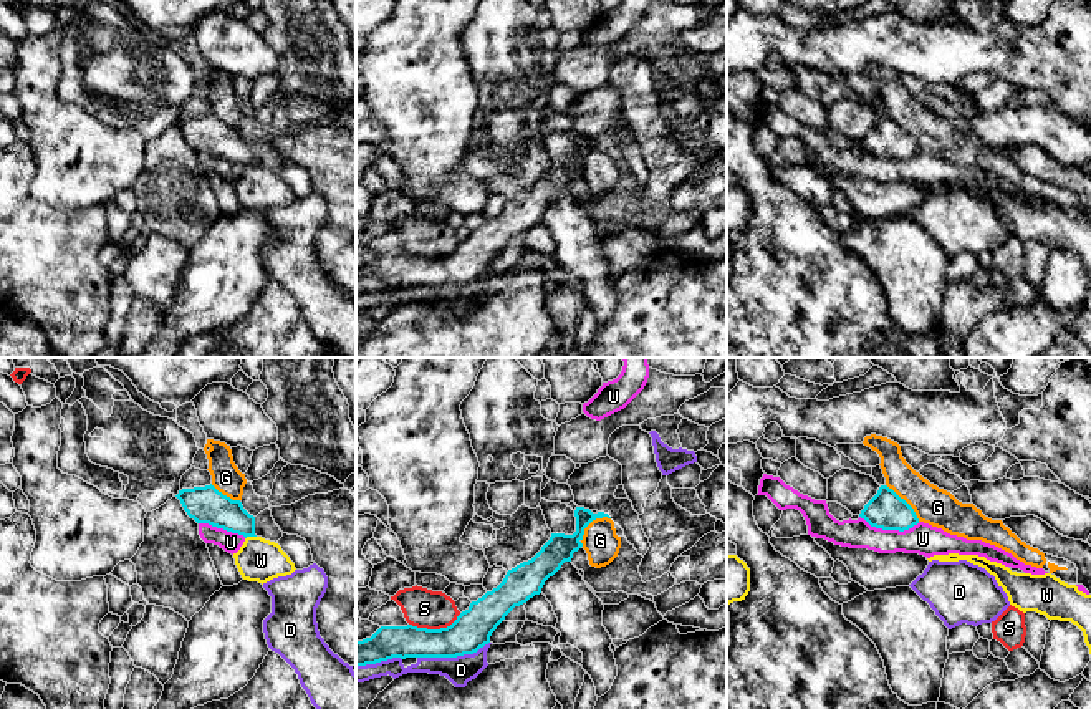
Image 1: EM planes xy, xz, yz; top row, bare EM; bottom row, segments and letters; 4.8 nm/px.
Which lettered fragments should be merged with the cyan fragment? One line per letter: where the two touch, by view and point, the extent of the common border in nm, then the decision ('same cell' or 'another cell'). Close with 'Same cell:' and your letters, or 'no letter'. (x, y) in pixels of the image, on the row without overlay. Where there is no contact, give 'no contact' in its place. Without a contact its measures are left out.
D: contact xz (452, 285); length 360 nm; another cell
G: contact xz (588, 153); length 200 nm; another cell
S: contact xz (434, 259); length 260 nm; another cell
U: contact yz (889, 158); length 300 nm; another cell
W: contact xy (250, 164); length 60 nm; another cell
Same cell: no letter

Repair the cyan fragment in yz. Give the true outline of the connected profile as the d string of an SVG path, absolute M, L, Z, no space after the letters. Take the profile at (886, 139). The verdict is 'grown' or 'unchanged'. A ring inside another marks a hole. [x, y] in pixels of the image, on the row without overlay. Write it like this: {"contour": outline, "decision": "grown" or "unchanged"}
{"contour": "M881 114L877 123L859 142L871 156L882 159L909 159L919 152L914 137L887 114Z", "decision": "unchanged"}

